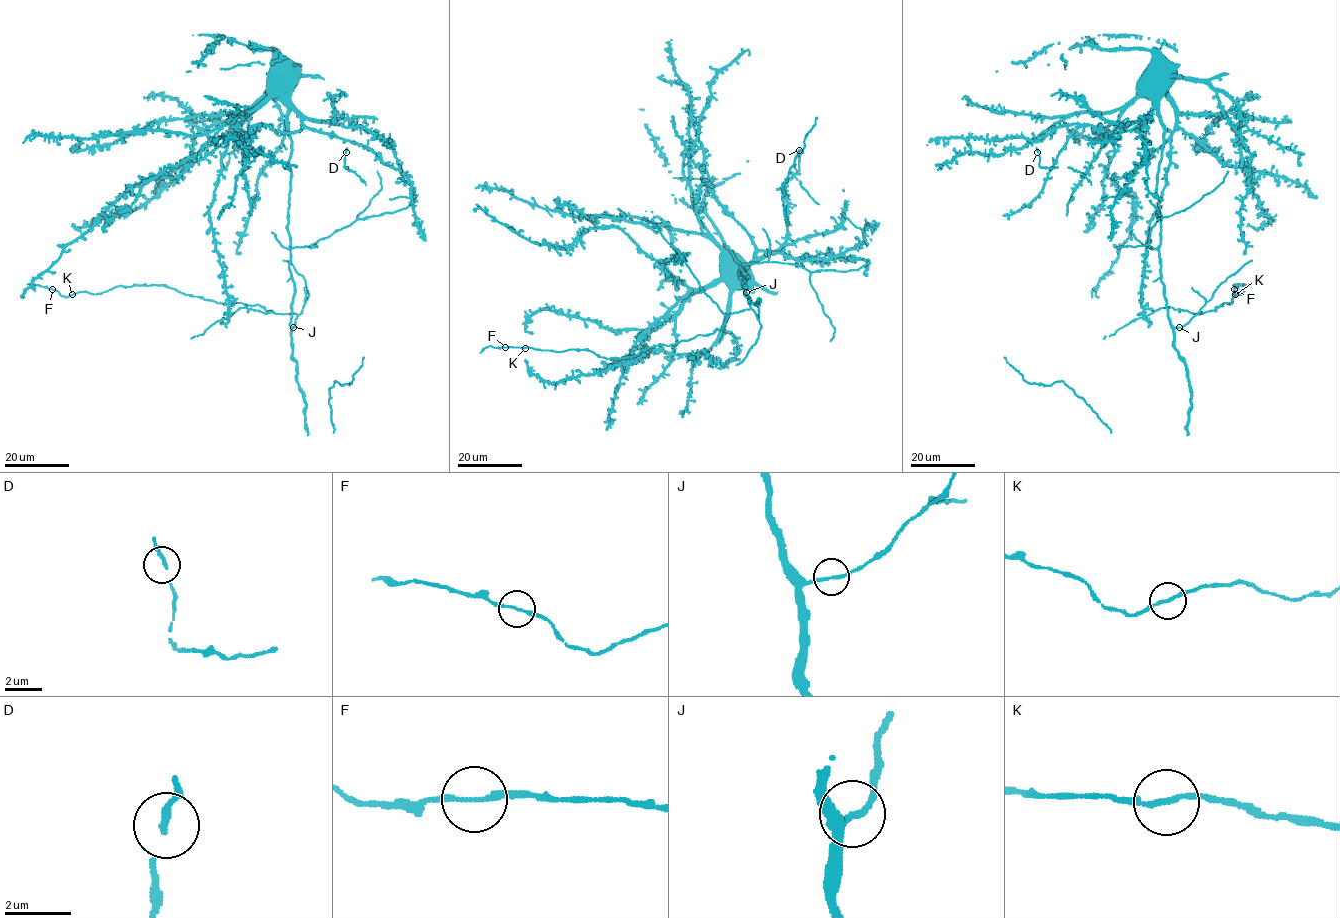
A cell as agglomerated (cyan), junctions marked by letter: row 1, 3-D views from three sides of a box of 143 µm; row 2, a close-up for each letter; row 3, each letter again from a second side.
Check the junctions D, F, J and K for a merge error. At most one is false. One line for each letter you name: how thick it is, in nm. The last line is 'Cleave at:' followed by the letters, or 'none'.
Cleave at: none

